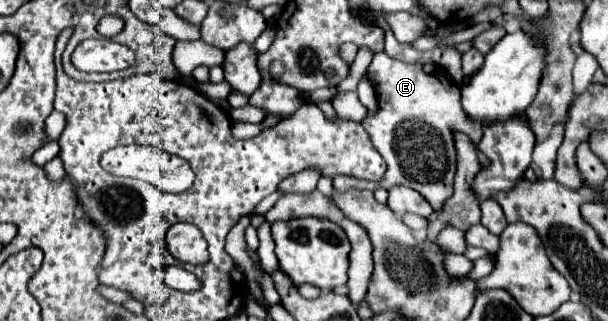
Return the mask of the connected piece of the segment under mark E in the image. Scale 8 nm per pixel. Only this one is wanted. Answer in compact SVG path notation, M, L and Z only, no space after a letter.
M382 52L382 54L374 54L374 60L368 68L368 74L376 82L376 94L378 94L378 108L380 110L374 116L366 116L362 120L362 126L366 128L370 142L376 148L376 152L384 158L386 174L380 182L369 182L351 176L337 175L332 180L334 188L338 192L346 192L348 188L356 188L356 186L362 188L362 190L364 188L366 190L376 190L376 188L390 190L392 186L402 184L402 186L410 186L412 190L418 190L432 204L434 210L440 210L442 202L446 198L450 198L450 194L452 194L452 182L454 182L454 174L456 174L454 132L466 134L474 142L474 146L478 146L478 142L482 138L482 126L478 126L476 122L470 122L470 118L466 118L462 104L458 102L460 88L436 64L406 64L406 62L394 60L386 52Z

